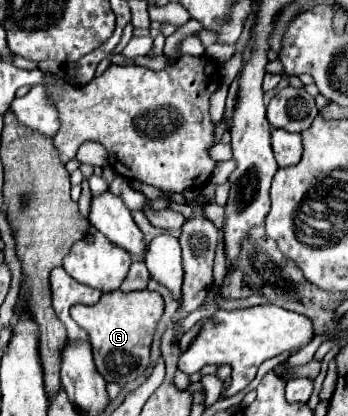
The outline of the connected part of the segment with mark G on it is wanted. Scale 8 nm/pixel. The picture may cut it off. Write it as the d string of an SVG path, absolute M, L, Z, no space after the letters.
M151 290L137 292L107 292L93 306L75 304L71 306L71 318L89 334L93 346L93 358L99 374L107 382L117 382L119 386L145 374L149 366L149 344L155 326L163 314L163 298Z

